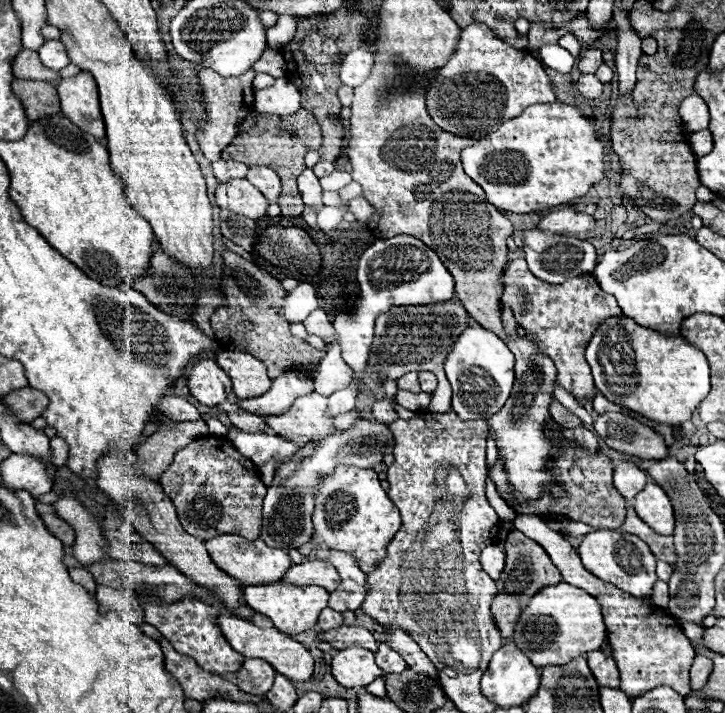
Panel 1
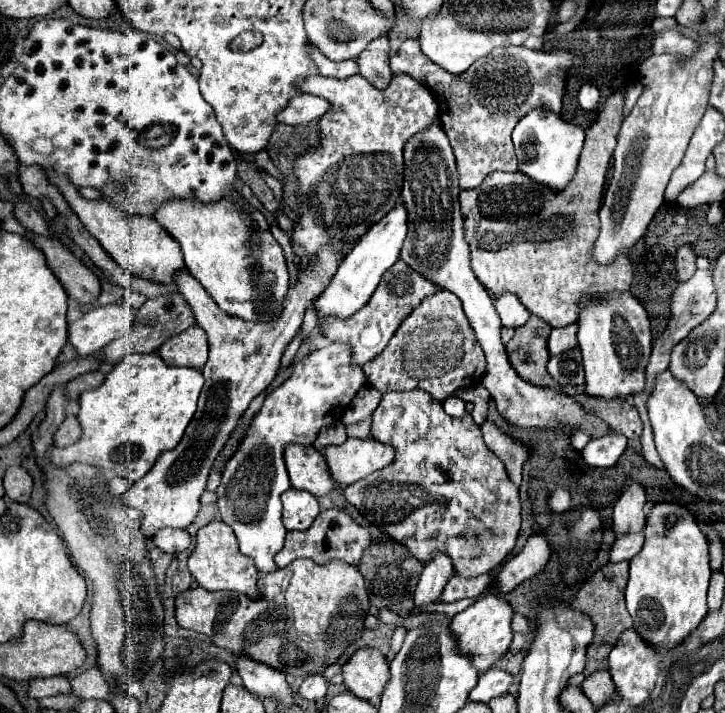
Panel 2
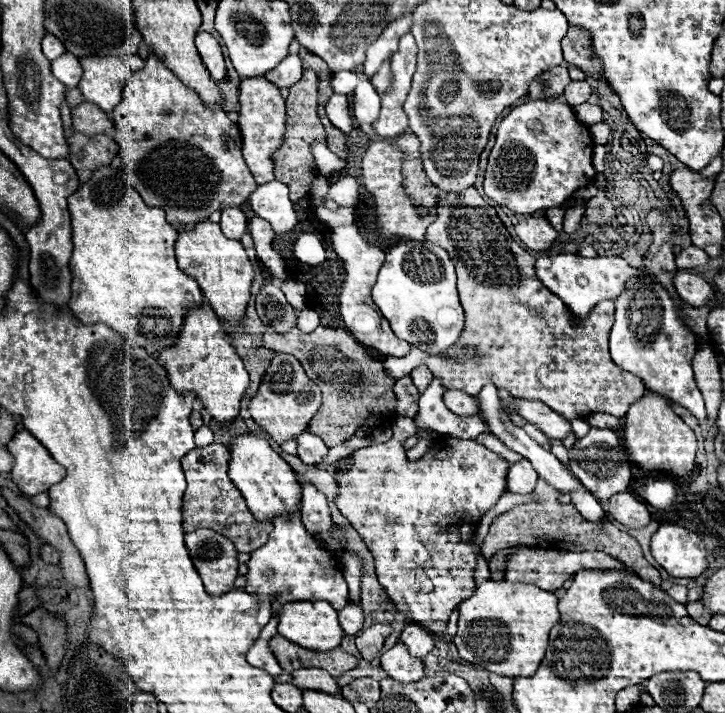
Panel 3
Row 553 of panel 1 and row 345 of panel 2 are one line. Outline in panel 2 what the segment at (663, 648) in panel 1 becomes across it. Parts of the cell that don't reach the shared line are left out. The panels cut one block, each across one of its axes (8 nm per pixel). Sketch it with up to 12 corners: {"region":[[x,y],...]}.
{"region":[[578,324],[552,330],[550,356],[576,348]]}

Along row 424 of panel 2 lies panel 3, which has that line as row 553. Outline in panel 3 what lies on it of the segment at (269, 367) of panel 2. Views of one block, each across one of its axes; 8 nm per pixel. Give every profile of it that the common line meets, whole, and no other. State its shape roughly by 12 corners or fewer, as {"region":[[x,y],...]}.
{"region":[[206,528],[186,532],[186,548],[206,592],[232,590],[236,548]]}

